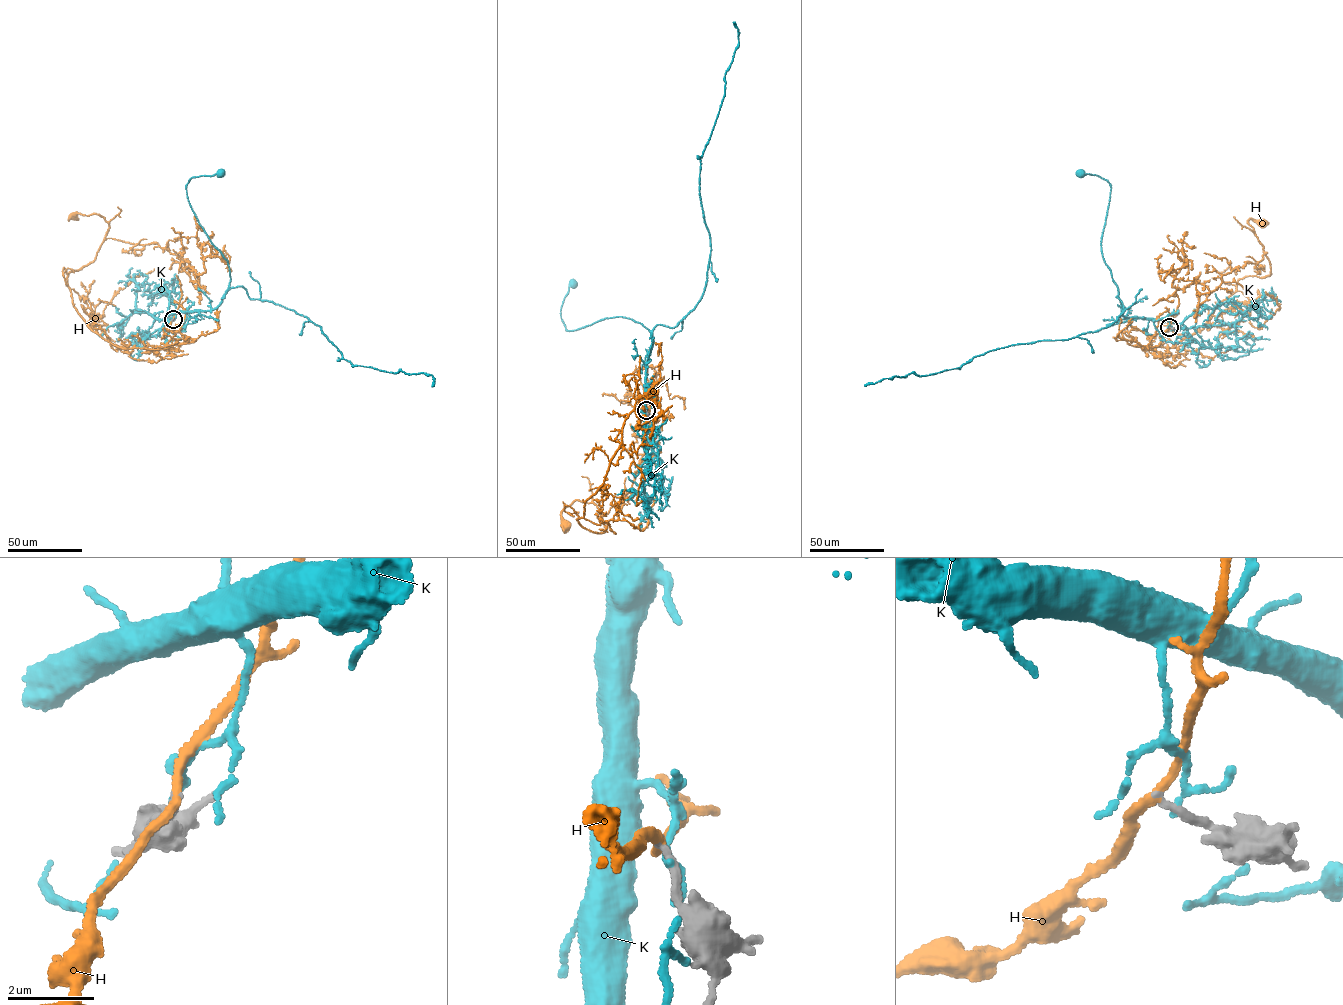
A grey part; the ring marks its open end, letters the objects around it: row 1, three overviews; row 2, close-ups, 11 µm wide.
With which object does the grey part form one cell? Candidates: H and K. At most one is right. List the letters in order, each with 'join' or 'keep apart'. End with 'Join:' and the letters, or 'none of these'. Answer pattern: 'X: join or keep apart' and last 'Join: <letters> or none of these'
H: join
K: keep apart
Join: H

